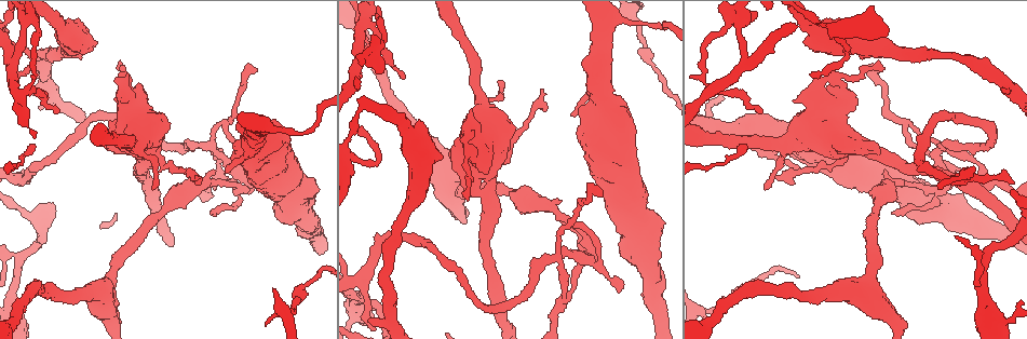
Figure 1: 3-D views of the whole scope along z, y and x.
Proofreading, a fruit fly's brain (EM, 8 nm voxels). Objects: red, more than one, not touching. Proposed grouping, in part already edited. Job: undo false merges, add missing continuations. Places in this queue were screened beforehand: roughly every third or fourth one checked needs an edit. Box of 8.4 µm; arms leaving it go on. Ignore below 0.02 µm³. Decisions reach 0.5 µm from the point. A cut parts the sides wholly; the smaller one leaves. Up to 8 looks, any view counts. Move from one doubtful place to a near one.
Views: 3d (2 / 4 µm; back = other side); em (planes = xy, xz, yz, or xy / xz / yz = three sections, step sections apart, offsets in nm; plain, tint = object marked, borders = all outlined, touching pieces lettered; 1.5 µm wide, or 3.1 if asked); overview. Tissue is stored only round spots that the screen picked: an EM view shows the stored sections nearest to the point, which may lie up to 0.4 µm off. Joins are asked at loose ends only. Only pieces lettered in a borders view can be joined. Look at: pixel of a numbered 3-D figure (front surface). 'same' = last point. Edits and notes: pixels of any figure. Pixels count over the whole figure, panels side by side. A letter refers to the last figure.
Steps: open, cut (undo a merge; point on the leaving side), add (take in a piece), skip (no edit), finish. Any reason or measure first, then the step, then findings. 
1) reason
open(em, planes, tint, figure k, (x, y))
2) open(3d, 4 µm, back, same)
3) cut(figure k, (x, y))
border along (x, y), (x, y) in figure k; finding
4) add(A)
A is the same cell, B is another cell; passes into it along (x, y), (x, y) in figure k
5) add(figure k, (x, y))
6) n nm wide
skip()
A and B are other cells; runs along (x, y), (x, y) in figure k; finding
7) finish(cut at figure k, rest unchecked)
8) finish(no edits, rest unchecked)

an open end
open(em, planes, borders, figure 1, (572, 113))

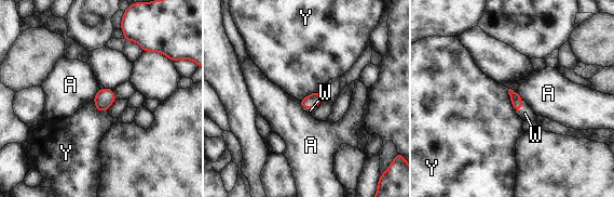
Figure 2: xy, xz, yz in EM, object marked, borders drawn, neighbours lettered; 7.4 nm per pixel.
add(W)
W is the same cell, A and Y are other cells; passes into it along (516, 100), (521, 106), (526, 113) in figure 2; it goes on there

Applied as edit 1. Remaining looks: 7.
thick end
open(3d, 4 µm, figure 1, (793, 99))

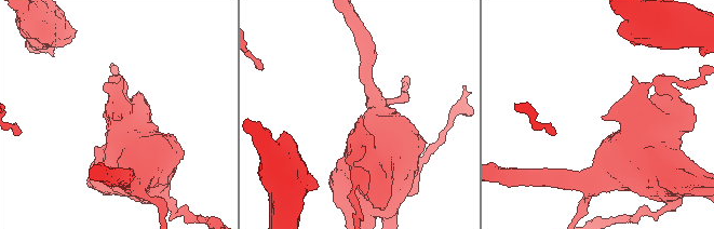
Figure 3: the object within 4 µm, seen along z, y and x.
need the tissue
open(em, xz, step 4, tint, figure 3, (603, 119))

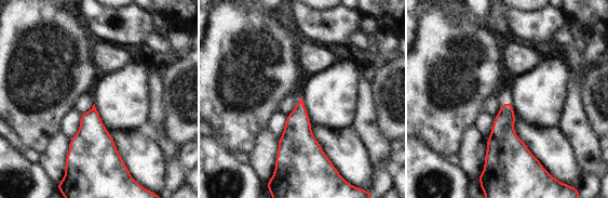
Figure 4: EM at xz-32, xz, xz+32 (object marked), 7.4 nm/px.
cut it another way
open(em, planes, borders, same)

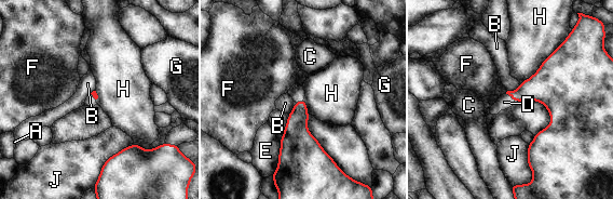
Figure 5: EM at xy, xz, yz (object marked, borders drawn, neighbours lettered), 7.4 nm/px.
H touches over 440 nm
add(D)
D is the same cell, A, B, C, E, F, G, H and J are other cells; passes into it along (542, 87), (511, 96), (504, 102) in figure 5; it goes on there

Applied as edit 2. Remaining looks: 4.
open(overview)

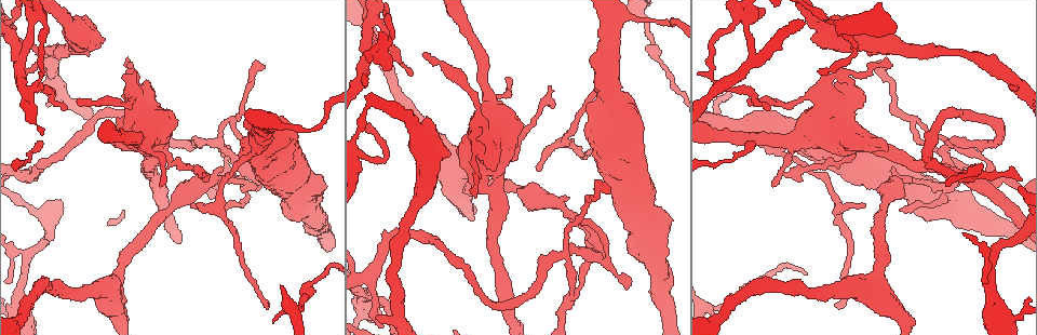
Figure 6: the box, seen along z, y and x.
open(em, planes, tint, figure 6, (496, 176))

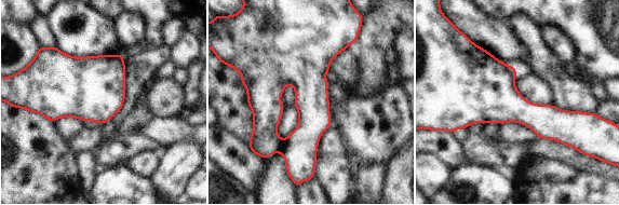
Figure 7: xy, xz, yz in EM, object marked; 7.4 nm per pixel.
open(em, planes, borders, same)

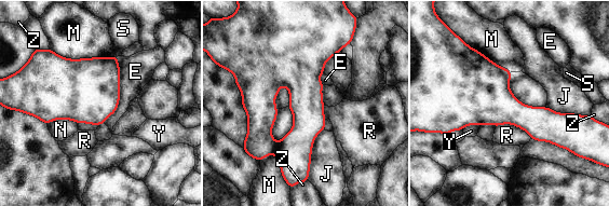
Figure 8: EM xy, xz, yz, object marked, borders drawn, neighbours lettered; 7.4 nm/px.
skip()
E, J, M, N, R, S, Y and Z are other cells; border along (497, 125), (516, 125), (531, 138) in figure 8; continuous, no second neuron

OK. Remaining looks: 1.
finish(add at figure 2, add at figure 5, rest unchecked)

